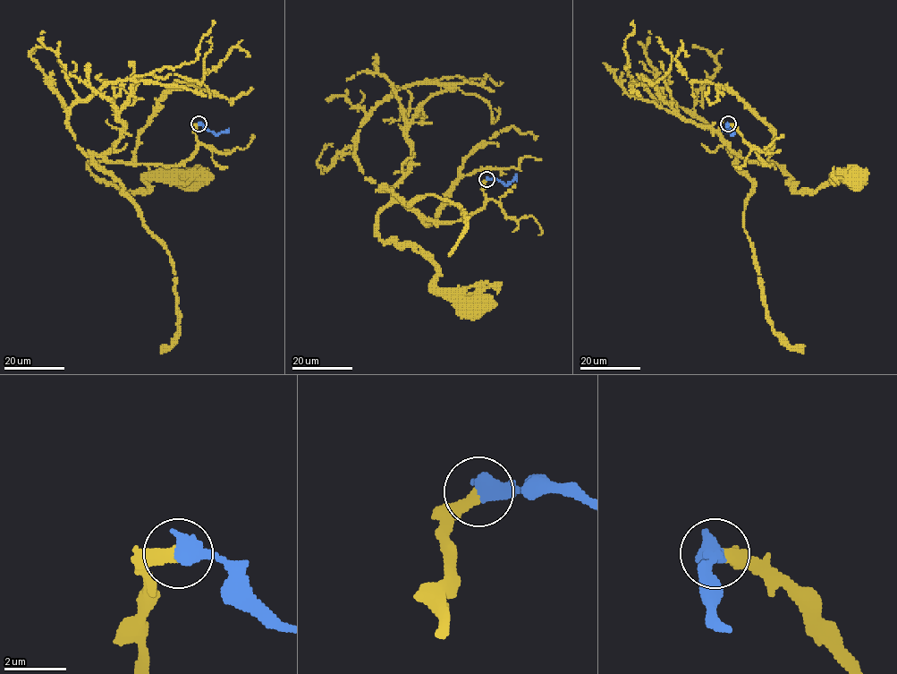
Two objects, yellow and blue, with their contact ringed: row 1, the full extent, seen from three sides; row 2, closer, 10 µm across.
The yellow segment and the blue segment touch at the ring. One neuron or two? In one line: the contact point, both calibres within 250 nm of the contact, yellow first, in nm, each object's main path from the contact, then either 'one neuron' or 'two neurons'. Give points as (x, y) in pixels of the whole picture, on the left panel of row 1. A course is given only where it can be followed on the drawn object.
(198, 123) | 380/650 nm | yellow via (198, 123), (198, 148), (177, 164), (88, 166), (125, 191), (146, 191), (148, 181), (164, 178), (186, 180) | blue via (198, 123), (217, 133), (228, 130) | one neuron

